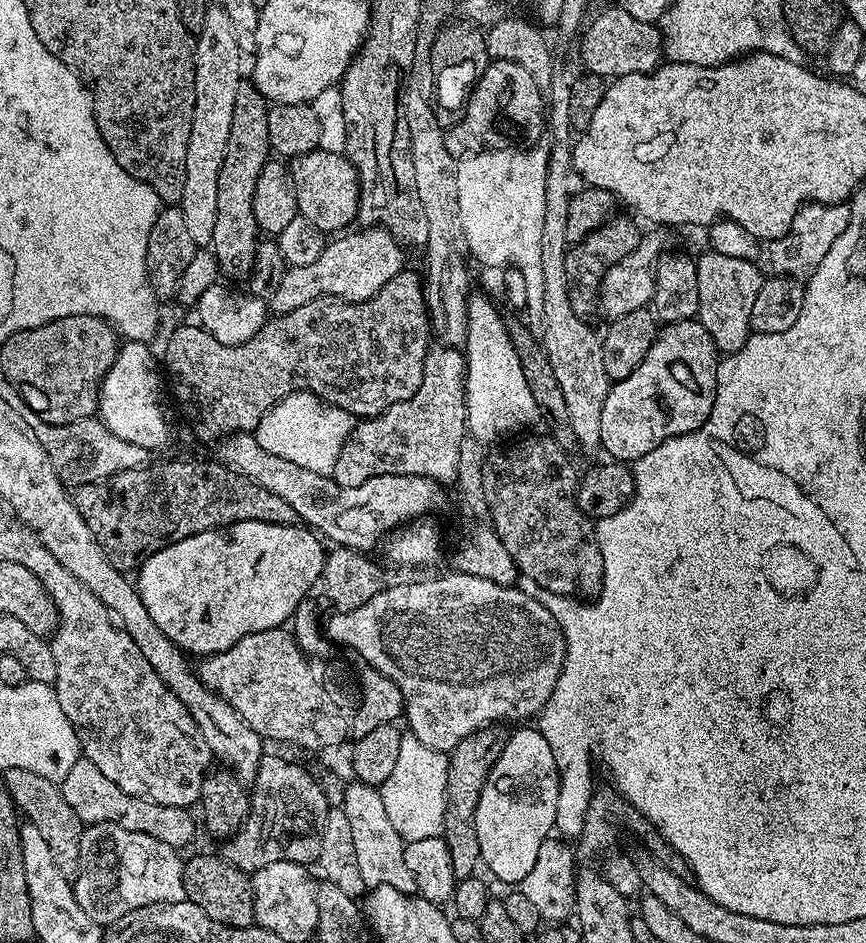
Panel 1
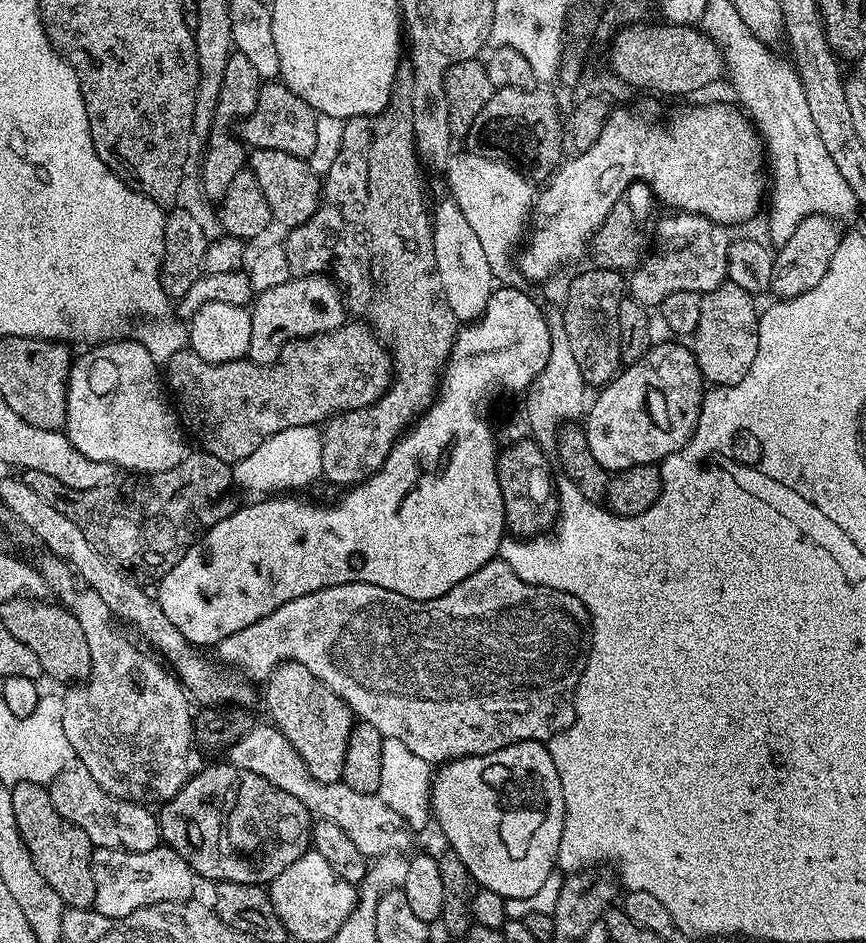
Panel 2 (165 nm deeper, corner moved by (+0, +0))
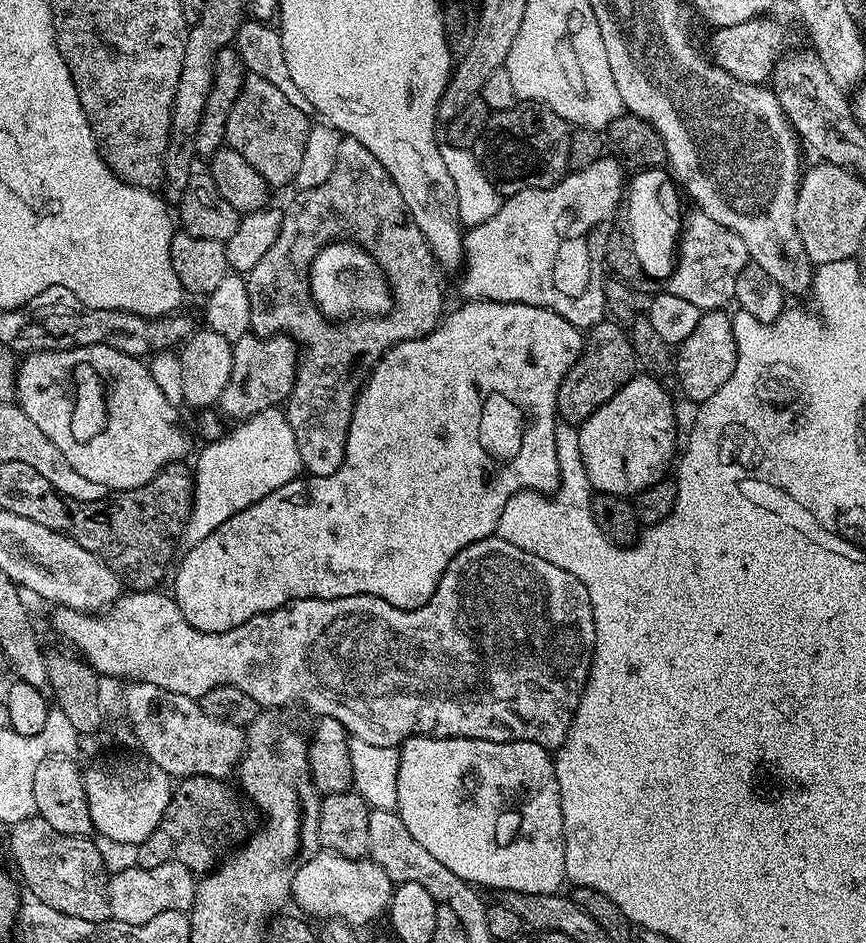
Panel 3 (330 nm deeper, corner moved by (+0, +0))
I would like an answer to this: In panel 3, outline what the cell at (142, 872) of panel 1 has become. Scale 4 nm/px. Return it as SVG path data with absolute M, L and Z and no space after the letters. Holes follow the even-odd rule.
M159 864L153 868L131 866L121 872L113 871L108 881L108 901L111 919L141 924L158 918L166 910L188 912L194 902L197 877L181 864Z

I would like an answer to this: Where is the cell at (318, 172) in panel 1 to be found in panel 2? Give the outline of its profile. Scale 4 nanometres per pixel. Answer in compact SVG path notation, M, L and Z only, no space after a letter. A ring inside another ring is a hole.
M253 148L246 160L247 167L254 174L262 194L266 194L266 202L272 211L272 219L284 230L302 226L322 203L322 180L314 170L310 170L307 159L286 154L282 150L266 150Z

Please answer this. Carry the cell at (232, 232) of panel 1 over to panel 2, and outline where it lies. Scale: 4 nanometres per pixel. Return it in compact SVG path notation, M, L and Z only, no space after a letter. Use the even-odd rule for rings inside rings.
M233 51L232 57L226 64L226 74L223 78L223 88L218 96L215 118L212 120L212 129L209 132L206 143L208 150L204 156L204 169L200 174L204 178L204 192L213 202L223 200L224 195L230 190L230 184L234 182L234 174L245 171L246 145L237 131L238 125L252 113L254 106L258 106L258 94L262 81L258 70L254 70L253 64L246 59L246 54Z

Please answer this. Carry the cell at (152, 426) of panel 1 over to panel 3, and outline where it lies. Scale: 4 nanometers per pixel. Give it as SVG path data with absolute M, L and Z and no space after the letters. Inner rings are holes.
M90 346L61 352L33 352L25 355L18 364L15 403L19 404L26 418L30 418L30 422L34 422L34 426L38 426L38 430L42 430L42 434L46 434L46 438L50 438L50 442L54 442L54 446L58 446L58 450L66 454L66 462L74 464L84 476L89 476L92 480L103 484L112 484L116 487L131 487L134 484L140 484L140 481L148 479L152 472L158 475L167 464L183 461L184 455L188 452L188 432L180 422L179 409L166 400L166 396L152 379L149 365L139 357L122 354L122 350L114 350L110 346Z

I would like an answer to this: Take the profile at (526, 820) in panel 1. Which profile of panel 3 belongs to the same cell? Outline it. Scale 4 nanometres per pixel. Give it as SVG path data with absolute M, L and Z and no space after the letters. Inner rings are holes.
M412 736L398 748L400 766L398 776L398 802L395 811L399 812L402 822L406 822L406 830L418 841L429 854L434 854L446 870L454 870L458 878L466 883L484 888L496 888L500 892L521 892L522 894L559 893L566 884L564 875L564 819L562 818L562 802L558 790L556 765L549 749L525 740L510 742L490 742L489 740L471 740L470 738L438 738L437 736Z

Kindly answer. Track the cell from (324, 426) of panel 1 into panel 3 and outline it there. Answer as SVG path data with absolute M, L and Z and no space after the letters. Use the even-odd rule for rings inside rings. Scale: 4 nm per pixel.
M279 407L262 410L233 428L236 429L229 436L227 433L219 440L205 443L194 463L192 514L184 524L182 537L188 548L198 546L198 542L214 534L214 530L218 530L222 522L234 518L234 514L297 479L304 468L294 430L290 430L287 415Z

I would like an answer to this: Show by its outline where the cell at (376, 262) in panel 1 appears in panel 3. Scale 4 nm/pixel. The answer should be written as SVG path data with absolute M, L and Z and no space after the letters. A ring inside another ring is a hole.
M249 334L234 341L232 350L233 372L218 403L225 412L223 415L228 415L232 422L243 422L262 410L283 405L296 381L297 345L284 334L265 337Z

